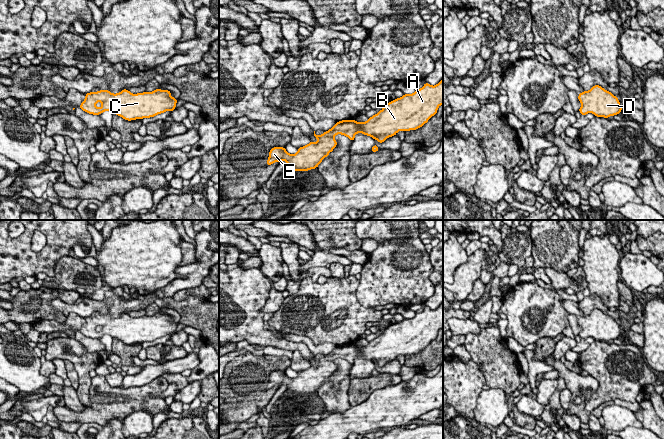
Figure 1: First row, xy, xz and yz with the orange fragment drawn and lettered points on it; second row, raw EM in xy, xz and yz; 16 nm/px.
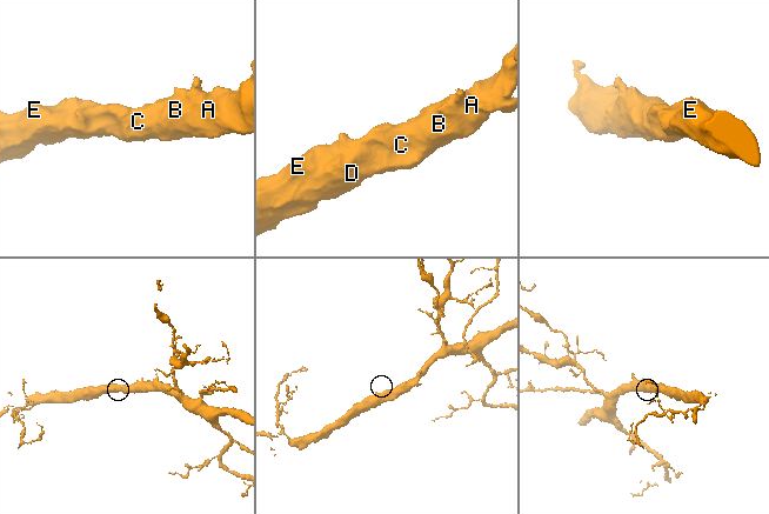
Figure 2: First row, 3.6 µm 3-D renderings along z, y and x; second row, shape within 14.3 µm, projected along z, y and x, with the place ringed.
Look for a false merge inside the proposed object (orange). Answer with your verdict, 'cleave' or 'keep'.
keep

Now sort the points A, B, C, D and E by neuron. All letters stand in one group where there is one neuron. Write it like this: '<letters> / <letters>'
A B C D E

